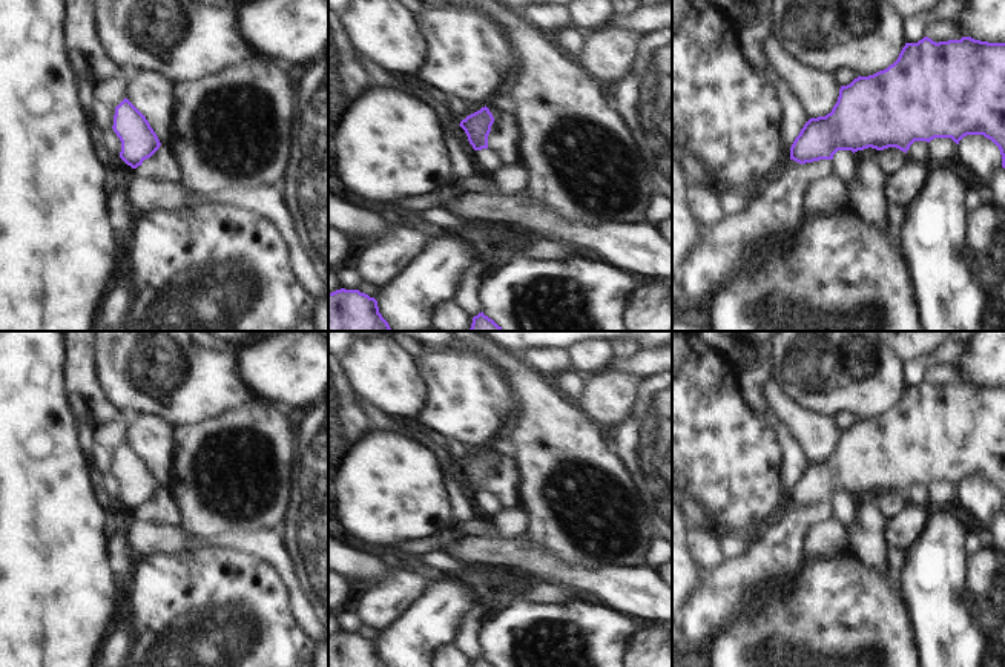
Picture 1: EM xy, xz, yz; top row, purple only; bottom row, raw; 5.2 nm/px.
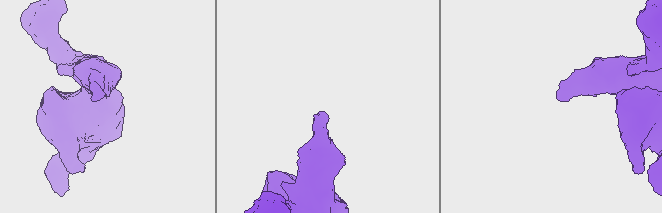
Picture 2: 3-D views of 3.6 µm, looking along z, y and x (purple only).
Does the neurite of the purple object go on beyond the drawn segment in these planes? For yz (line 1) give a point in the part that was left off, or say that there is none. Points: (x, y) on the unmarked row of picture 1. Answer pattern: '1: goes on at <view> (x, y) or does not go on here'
1: does not go on here

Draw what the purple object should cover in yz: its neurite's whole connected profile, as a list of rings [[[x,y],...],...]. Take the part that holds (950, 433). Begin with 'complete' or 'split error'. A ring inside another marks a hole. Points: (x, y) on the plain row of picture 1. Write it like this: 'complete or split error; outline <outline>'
complete; outline [[[924,380],[918,386],[905,386],[887,412],[841,429],[832,455],[804,468],[790,491],[790,503],[806,508],[833,503],[838,494],[855,497],[868,491],[896,491],[907,497],[914,485],[951,481],[959,488],[967,478],[991,483],[1005,512],[1005,386],[971,380],[936,386]]]

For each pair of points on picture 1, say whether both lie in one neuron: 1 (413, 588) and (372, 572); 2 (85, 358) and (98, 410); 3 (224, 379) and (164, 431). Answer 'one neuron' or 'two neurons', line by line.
1: two neurons
2: one neuron
3: two neurons

